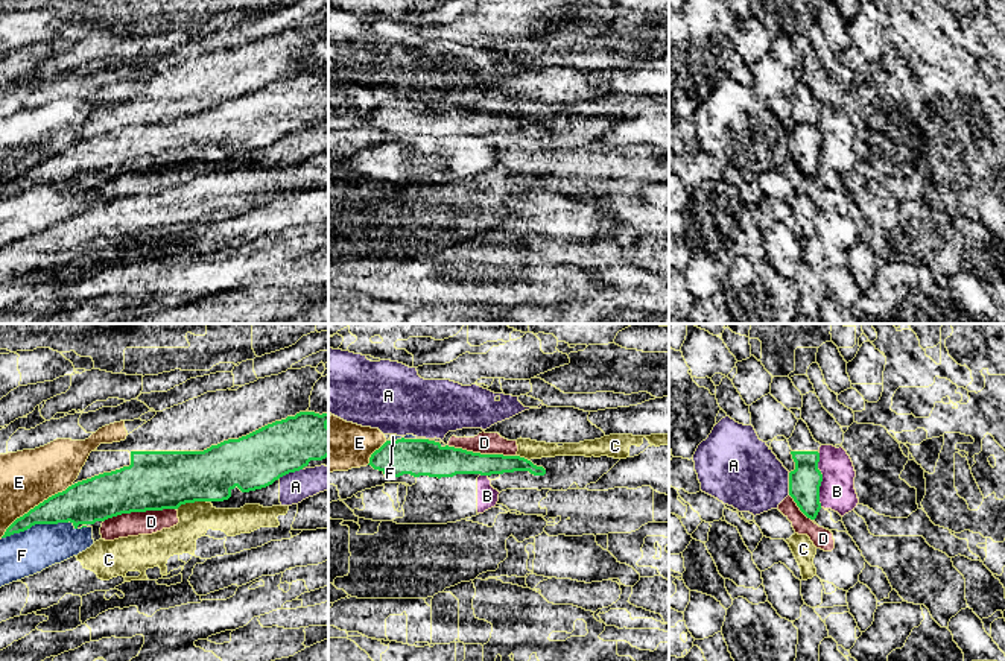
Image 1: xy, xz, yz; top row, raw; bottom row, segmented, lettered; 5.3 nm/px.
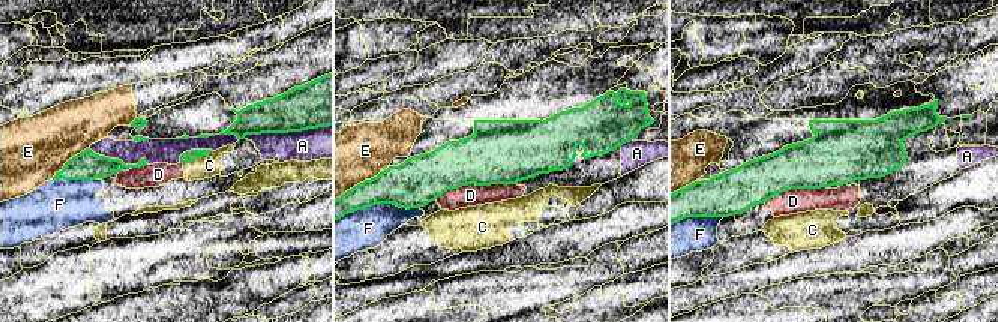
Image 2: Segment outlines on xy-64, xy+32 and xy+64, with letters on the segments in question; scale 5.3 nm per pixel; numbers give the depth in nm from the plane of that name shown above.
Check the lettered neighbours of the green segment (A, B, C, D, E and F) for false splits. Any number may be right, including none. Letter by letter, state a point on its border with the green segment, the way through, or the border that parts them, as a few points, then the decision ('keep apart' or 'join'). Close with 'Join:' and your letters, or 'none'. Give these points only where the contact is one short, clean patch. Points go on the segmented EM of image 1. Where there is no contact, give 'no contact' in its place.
A: meets green in xy at (289, 471); keep apart
B: meets green in yz at (821, 479); border along yz (817, 452), (821, 474), (821, 506); keep apart
C: meets green in xy at (190, 502); border along xy (206, 500), (183, 503), (177, 509); keep apart
D: meets green in xy at (139, 511); border along xy (175, 508), (122, 512), (104, 521); keep apart
E: meets green in xy at (35, 506); keep apart
F: meets green in xy at (38, 523); keep apart
Join: none

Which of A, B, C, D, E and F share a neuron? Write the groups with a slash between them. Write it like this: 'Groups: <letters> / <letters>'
Groups: A / B / C / D / E / F

